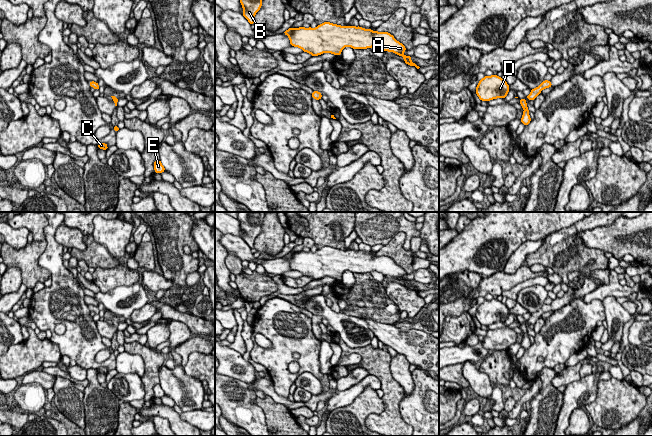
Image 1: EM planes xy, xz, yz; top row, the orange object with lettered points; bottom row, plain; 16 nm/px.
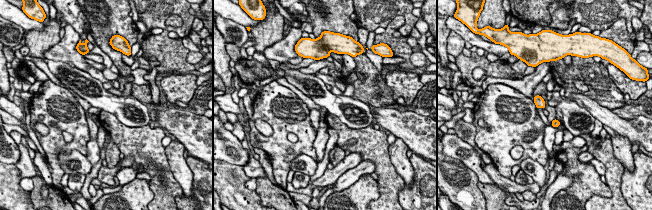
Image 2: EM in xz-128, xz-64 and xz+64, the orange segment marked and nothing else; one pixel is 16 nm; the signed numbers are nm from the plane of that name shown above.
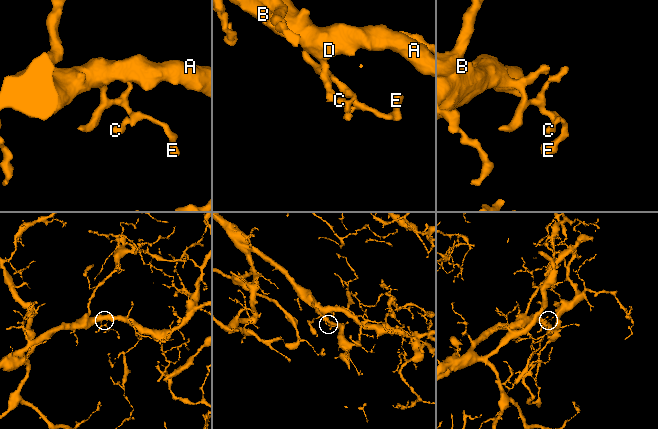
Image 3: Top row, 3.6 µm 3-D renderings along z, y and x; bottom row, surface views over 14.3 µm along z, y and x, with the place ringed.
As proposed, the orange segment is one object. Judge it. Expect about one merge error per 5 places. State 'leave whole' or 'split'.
leave whole

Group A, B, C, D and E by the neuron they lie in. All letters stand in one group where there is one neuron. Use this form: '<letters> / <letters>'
A B C D E

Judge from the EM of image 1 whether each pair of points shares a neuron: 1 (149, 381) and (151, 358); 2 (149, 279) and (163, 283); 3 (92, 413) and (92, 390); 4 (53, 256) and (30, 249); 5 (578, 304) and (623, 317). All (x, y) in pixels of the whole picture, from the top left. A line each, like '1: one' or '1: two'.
1: one
2: one
3: one
4: two
5: two

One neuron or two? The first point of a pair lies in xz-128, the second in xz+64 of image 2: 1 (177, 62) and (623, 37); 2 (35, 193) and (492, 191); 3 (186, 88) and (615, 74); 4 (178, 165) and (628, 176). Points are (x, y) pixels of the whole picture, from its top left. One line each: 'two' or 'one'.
1: one
2: one
3: one
4: two

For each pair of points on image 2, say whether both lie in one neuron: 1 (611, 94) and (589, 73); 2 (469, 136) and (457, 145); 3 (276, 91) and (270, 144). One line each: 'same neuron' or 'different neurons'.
1: same neuron
2: different neurons
3: same neuron

